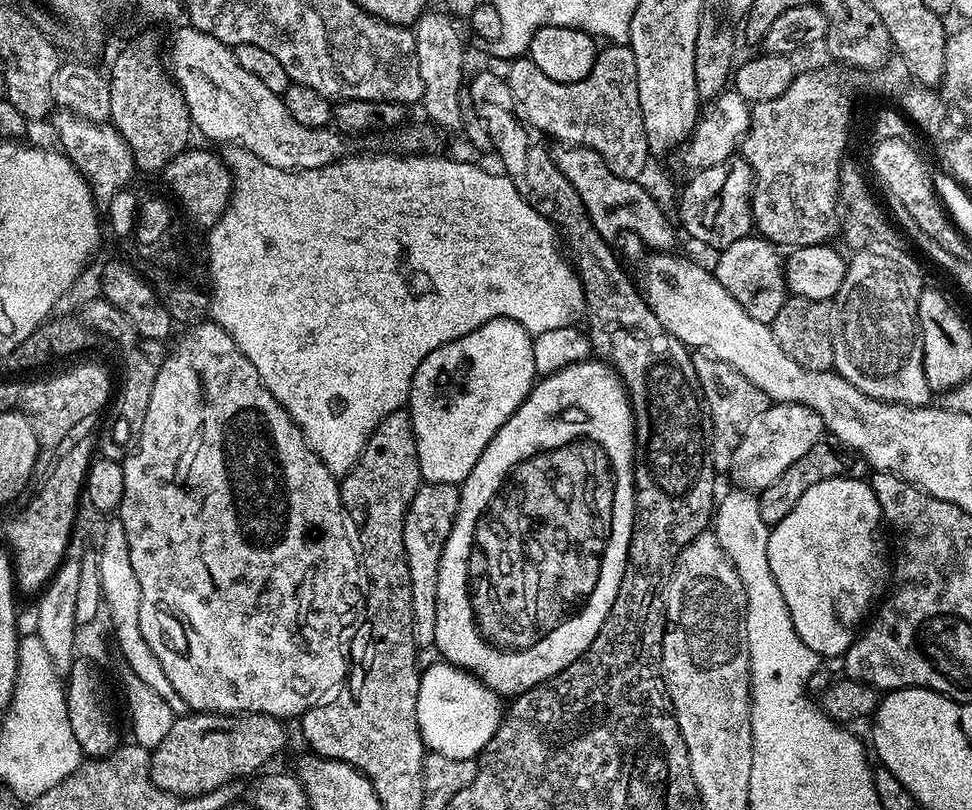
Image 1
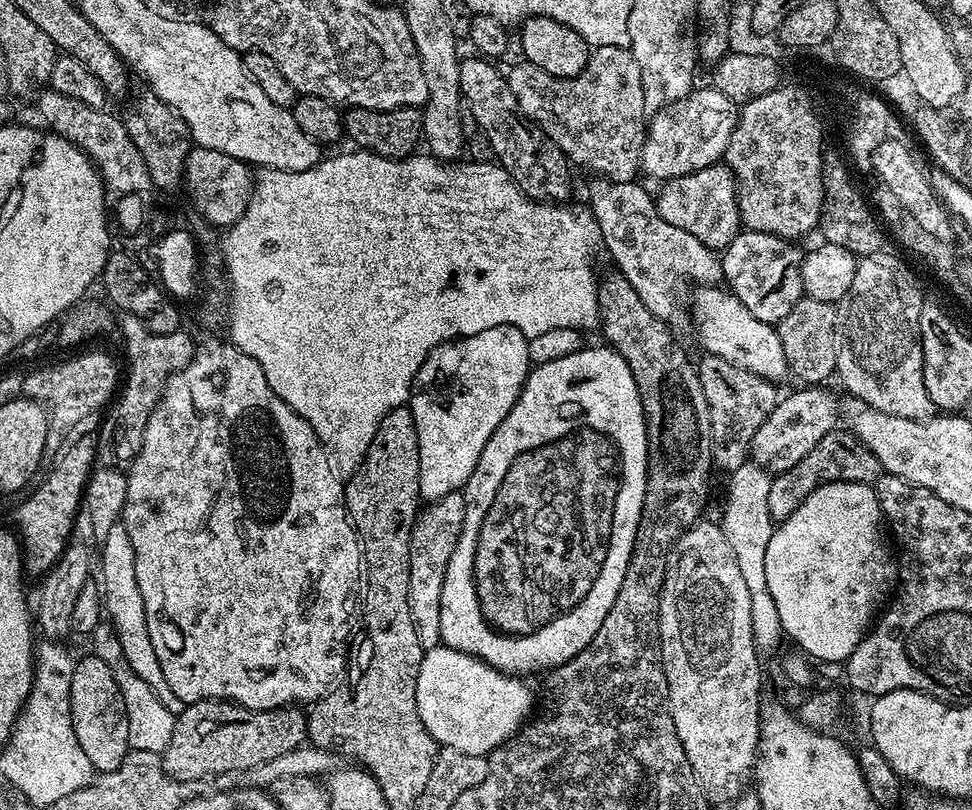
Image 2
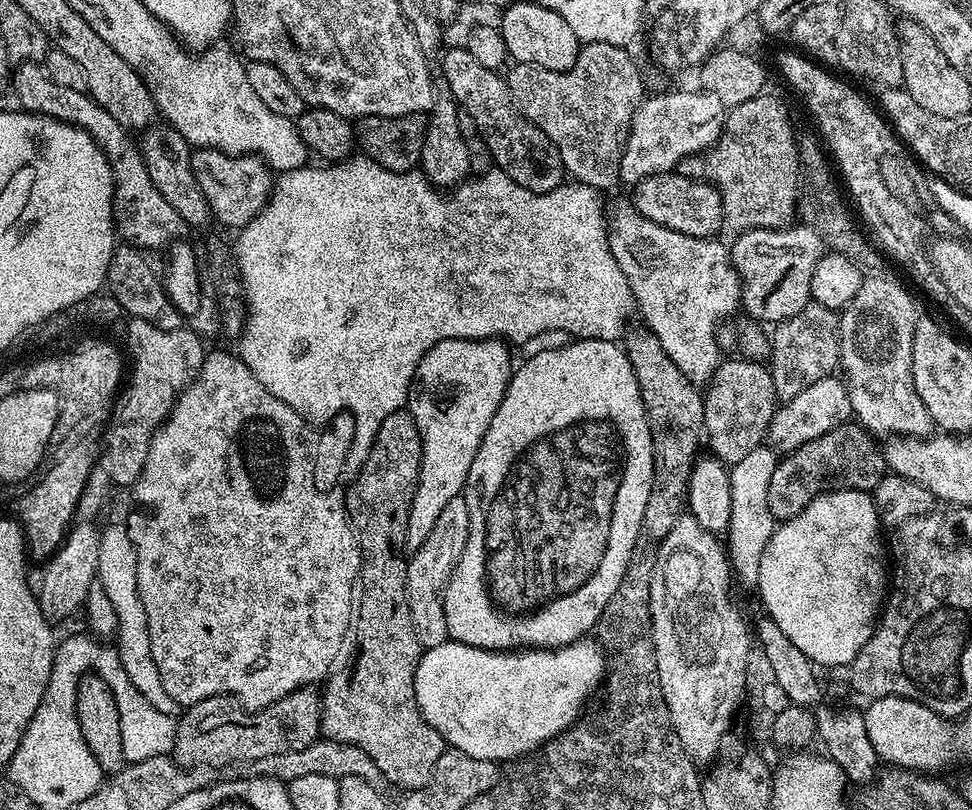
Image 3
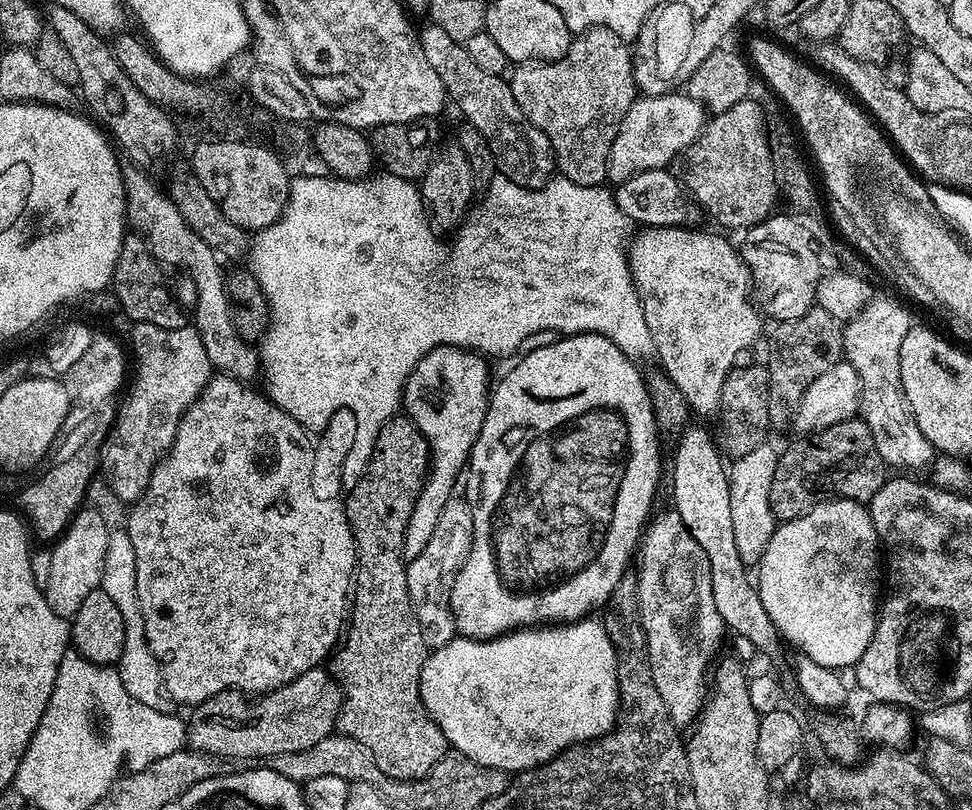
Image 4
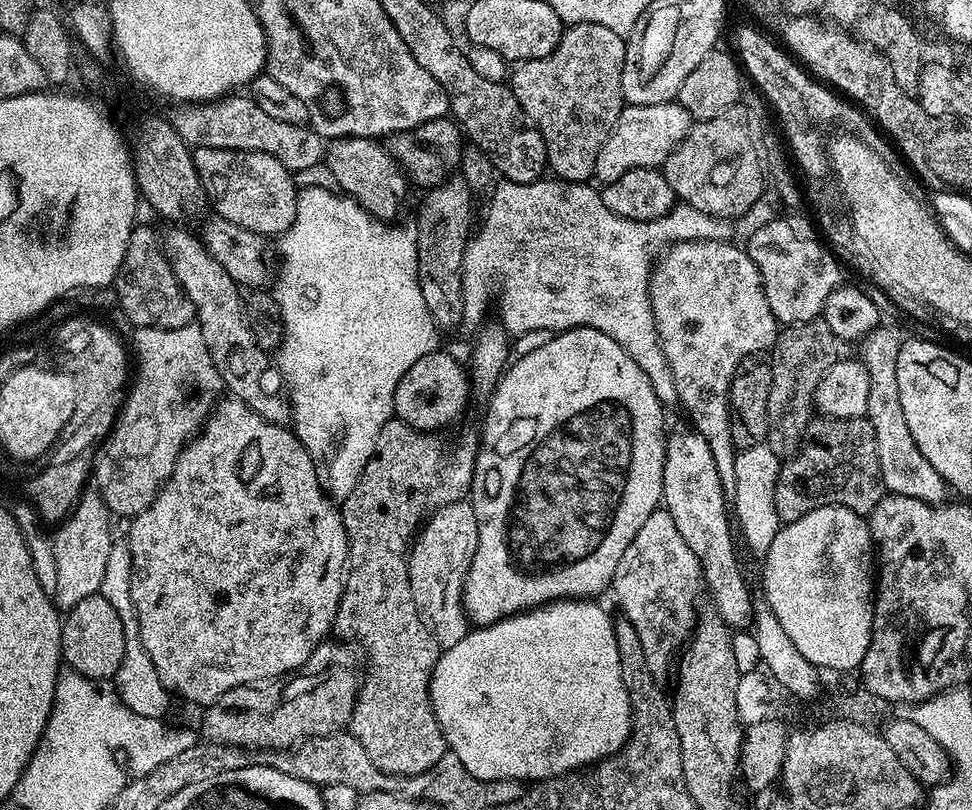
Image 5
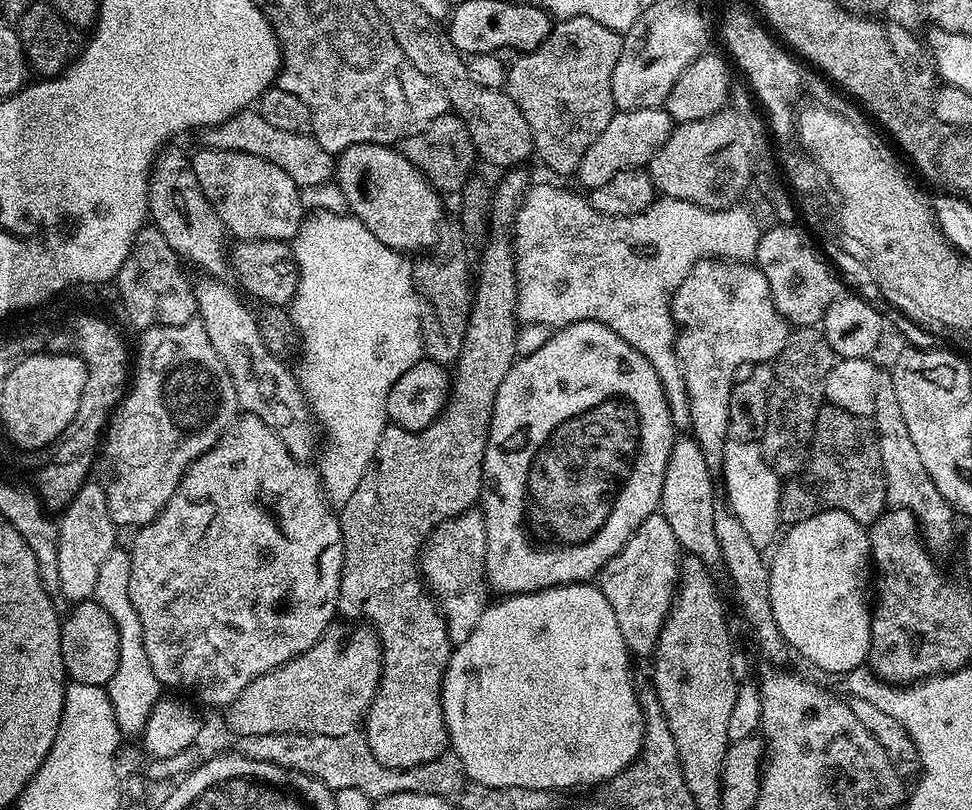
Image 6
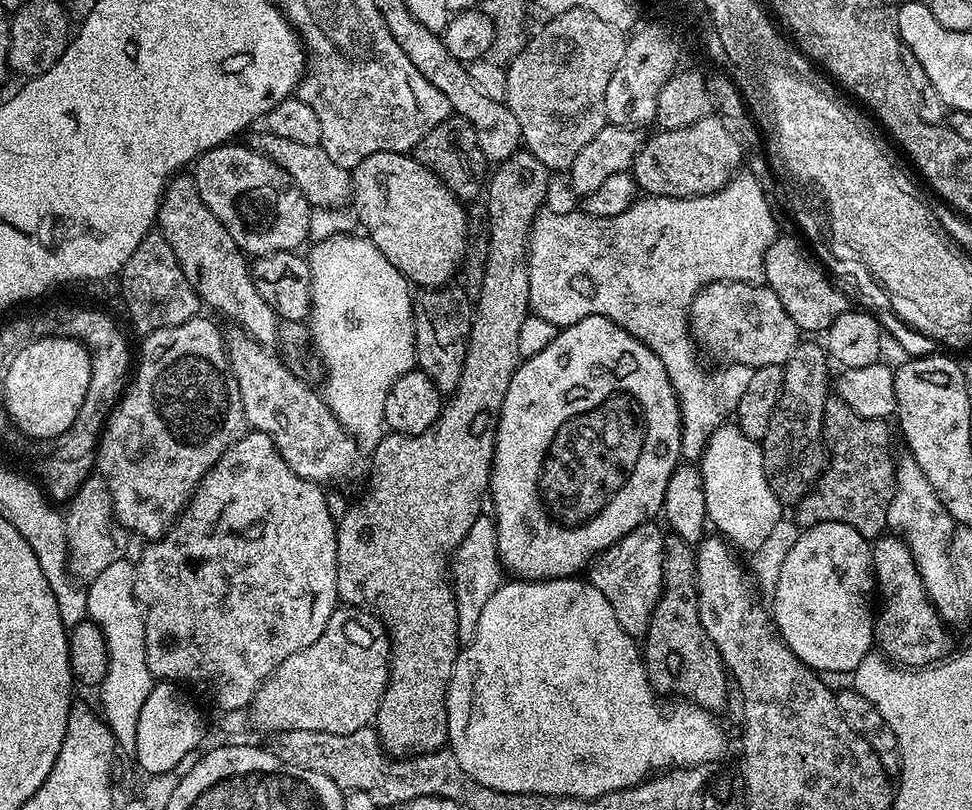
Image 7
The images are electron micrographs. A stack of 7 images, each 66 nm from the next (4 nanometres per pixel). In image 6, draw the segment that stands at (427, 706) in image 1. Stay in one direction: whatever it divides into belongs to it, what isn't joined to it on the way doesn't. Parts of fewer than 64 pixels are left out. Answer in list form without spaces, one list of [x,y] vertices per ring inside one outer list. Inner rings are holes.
[[[592,582],[563,584],[557,588],[543,588],[541,592],[506,596],[497,601],[497,604],[489,603],[485,607],[482,618],[478,618],[478,626],[474,626],[474,634],[470,634],[466,642],[453,647],[452,656],[448,659],[444,671],[444,680],[440,684],[442,710],[448,727],[450,748],[462,762],[464,773],[474,782],[487,788],[522,786],[530,790],[550,792],[582,784],[598,786],[628,768],[639,755],[640,747],[644,745],[644,716],[636,697],[637,685],[632,684],[628,647],[622,638],[622,630],[618,630],[618,618],[614,618],[614,610],[610,602],[606,602],[600,587]]]

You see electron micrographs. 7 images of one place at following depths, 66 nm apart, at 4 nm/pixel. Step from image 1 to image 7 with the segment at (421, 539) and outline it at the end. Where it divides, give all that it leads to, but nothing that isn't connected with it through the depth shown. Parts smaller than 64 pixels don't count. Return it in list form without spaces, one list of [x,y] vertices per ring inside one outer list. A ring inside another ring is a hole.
[[[481,514],[450,557],[450,583],[456,594],[458,638],[461,645],[468,644],[474,638],[478,630],[478,614],[482,614],[486,602],[490,602],[490,594],[494,594],[494,590],[498,590],[502,583],[500,572],[502,565],[498,554],[496,521],[491,515]]]

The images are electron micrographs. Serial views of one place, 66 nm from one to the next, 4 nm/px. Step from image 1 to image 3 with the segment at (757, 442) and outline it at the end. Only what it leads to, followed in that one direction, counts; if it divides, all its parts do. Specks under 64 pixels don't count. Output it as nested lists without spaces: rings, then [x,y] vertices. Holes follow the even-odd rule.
[[[833,374],[814,382],[814,386],[806,386],[802,394],[794,394],[794,398],[781,403],[772,415],[766,440],[777,453],[787,454],[814,438],[822,438],[826,430],[849,423],[852,415],[848,385],[839,375]]]

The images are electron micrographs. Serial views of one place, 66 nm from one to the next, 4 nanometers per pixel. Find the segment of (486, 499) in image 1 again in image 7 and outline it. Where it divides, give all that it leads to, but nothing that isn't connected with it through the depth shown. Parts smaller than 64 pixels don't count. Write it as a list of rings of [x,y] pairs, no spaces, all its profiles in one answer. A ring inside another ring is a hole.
[[[591,316],[574,322],[568,328],[559,329],[556,337],[544,350],[525,359],[516,369],[510,386],[506,386],[504,401],[500,407],[500,421],[496,427],[496,449],[492,455],[492,473],[488,479],[491,515],[496,521],[498,554],[500,563],[521,580],[567,580],[589,567],[600,553],[614,546],[626,534],[638,526],[655,521],[661,515],[666,486],[674,474],[680,459],[680,407],[674,394],[674,386],[662,366],[662,358],[654,354],[638,338],[634,338],[622,326],[610,322],[605,316]]]

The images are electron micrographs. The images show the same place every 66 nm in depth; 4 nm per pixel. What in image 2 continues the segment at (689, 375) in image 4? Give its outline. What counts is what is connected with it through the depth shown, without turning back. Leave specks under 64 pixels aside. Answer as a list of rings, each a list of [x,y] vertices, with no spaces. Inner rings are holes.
[[[603,178],[593,179],[593,184],[588,188],[588,200],[592,210],[592,217],[600,227],[600,238],[603,247],[608,247],[612,255],[615,267],[638,290],[638,298],[646,302],[646,310],[654,314],[669,329],[689,327],[690,324],[690,288],[691,286],[716,286],[721,283],[722,273],[720,270],[721,257],[713,249],[708,248],[694,234],[686,234],[686,230],[675,228],[666,218],[662,218],[656,209],[656,201],[653,193],[648,193],[640,185],[640,182],[627,180],[605,180]]]

